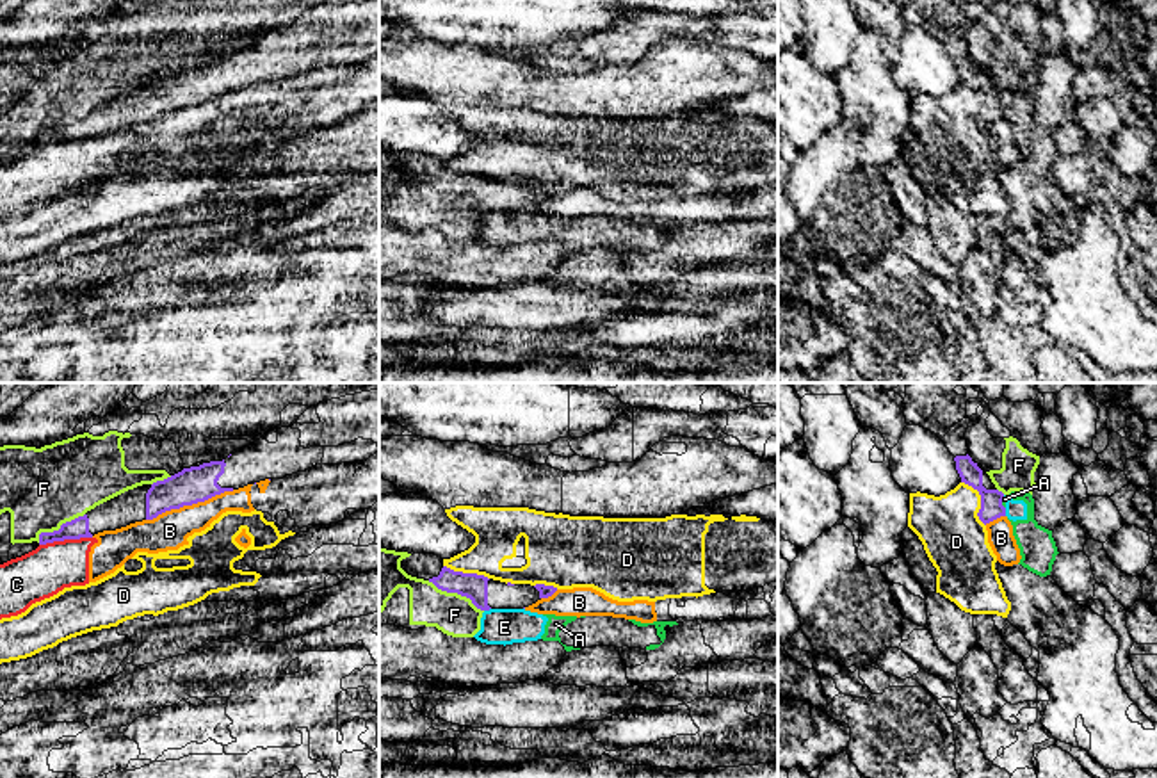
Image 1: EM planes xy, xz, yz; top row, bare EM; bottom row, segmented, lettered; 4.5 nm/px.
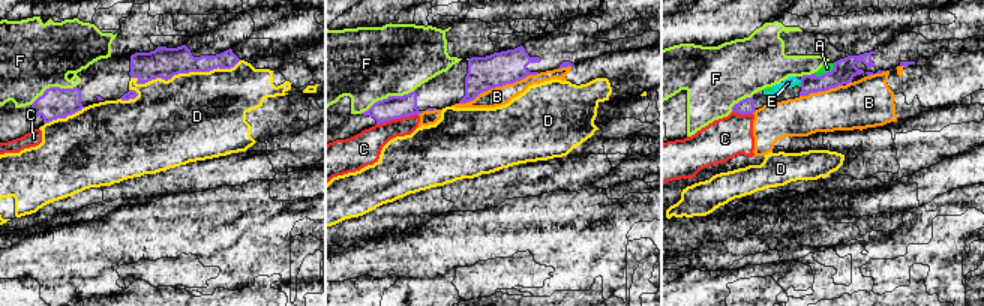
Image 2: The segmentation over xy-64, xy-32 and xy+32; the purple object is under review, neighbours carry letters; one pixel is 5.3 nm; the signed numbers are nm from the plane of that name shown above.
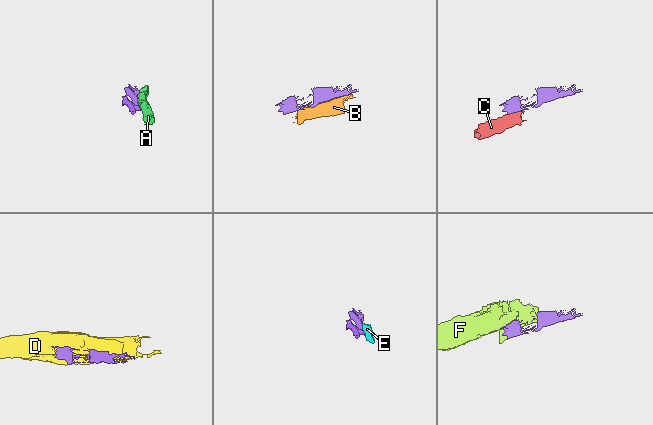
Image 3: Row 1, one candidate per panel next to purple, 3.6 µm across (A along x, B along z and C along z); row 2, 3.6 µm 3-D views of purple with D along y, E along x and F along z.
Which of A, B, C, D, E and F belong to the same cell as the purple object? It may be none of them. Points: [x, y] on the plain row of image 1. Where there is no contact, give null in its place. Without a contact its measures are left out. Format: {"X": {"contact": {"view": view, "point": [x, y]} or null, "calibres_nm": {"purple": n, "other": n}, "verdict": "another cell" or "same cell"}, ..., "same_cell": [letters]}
{"A": {"contact": {"view": "yz", "point": [1001, 105]}, "calibres_nm": {"purple": 100, "other": 20}, "verdict": "another cell"}, "B": {"contact": {"view": "xy", "point": [189, 105]}, "calibres_nm": {"purple": 160, "other": 170}, "verdict": "another cell"}, "C": {"contact": {"view": "xy", "point": [64, 139]}, "calibres_nm": {"purple": 90, "other": 220}, "verdict": "another cell"}, "D": {"contact": {"view": "yz", "point": [981, 102]}, "calibres_nm": {"purple": 100, "other": 280}, "verdict": "another cell"}, "E": {"contact": {"view": "yz", "point": [1004, 113]}, "calibres_nm": {"purple": 100, "other": 100}, "verdict": "another cell"}, "F": {"contact": {"view": "xz", "point": [456, 193]}, "calibres_nm": {"purple": 120, "other": 190}, "verdict": "another cell"}, "same_cell": []}

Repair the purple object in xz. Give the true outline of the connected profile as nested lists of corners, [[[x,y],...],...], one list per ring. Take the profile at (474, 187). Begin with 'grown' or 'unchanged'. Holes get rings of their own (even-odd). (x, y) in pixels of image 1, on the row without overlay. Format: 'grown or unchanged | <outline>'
grown | [[[413,155],[400,162],[400,169],[411,178],[433,183],[441,192],[470,199],[481,212],[525,210],[557,192],[545,185],[506,185],[477,174],[454,173],[434,155]]]

